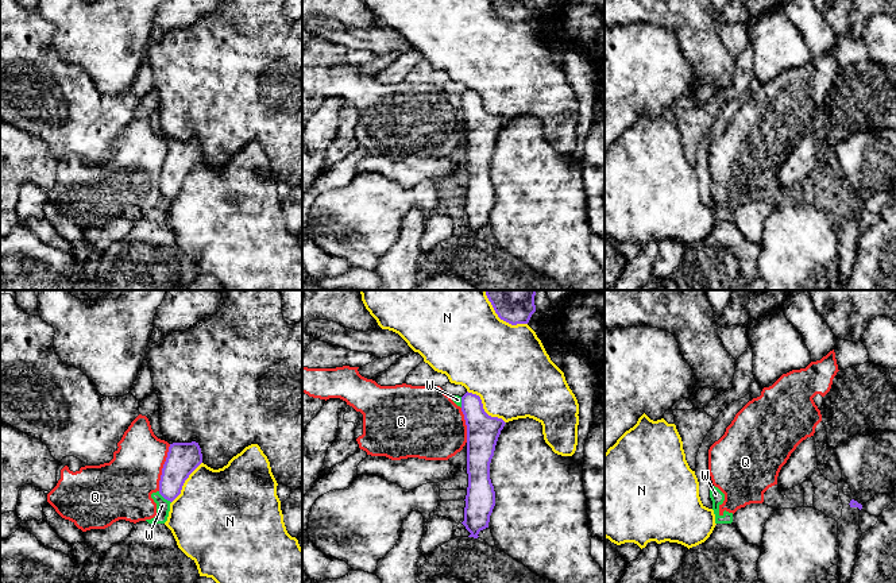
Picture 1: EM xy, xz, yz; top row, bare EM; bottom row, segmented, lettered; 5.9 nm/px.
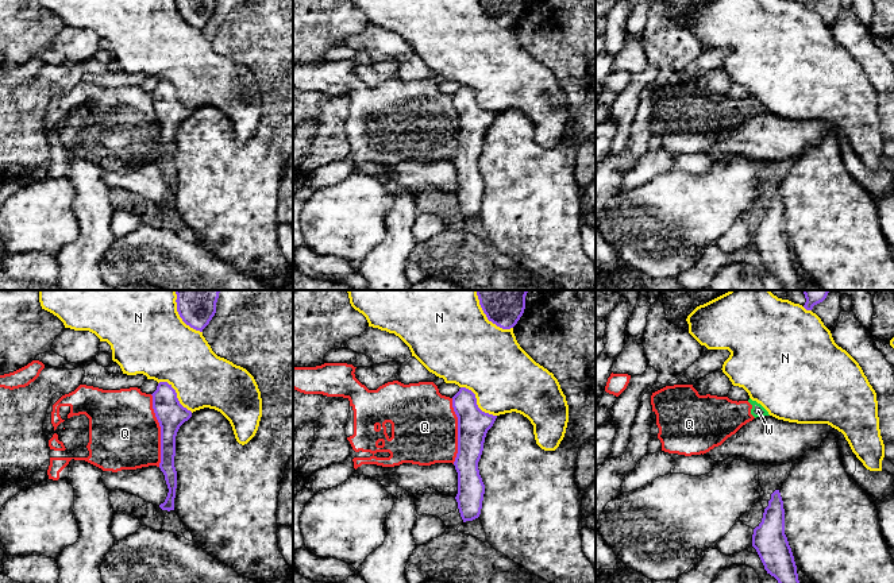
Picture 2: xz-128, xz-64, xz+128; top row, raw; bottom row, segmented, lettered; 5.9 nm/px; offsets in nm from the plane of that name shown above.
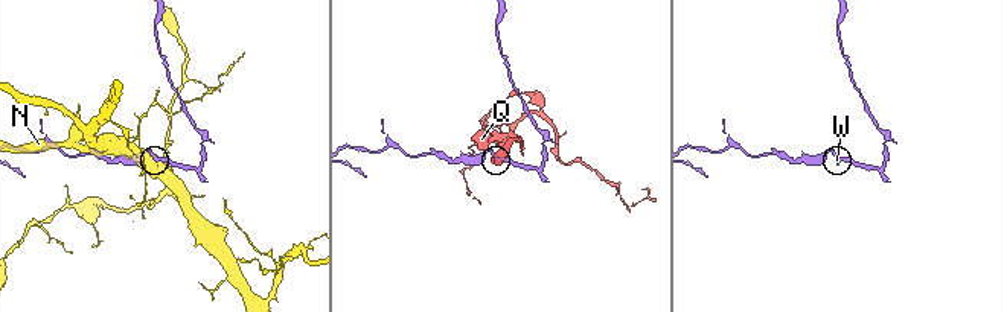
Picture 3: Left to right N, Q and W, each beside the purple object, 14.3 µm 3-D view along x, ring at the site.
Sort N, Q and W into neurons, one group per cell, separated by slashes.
N / Q W

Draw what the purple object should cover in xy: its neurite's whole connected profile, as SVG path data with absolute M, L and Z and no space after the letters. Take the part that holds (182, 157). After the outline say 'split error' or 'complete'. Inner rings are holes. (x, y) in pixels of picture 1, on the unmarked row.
M198 140L170 142L159 178L159 192L173 200L181 192L185 178L201 161Z | complete

